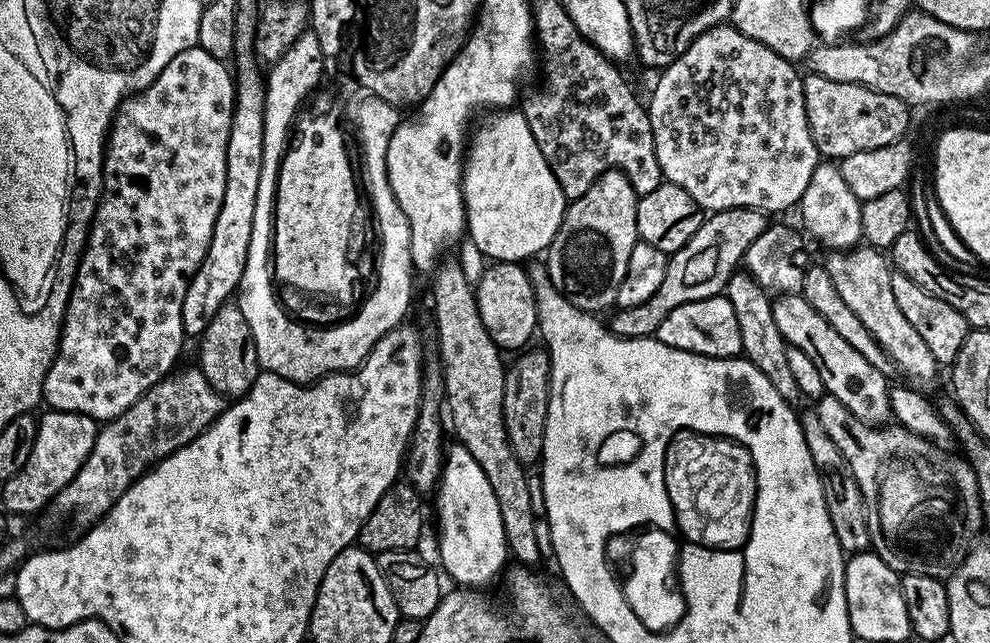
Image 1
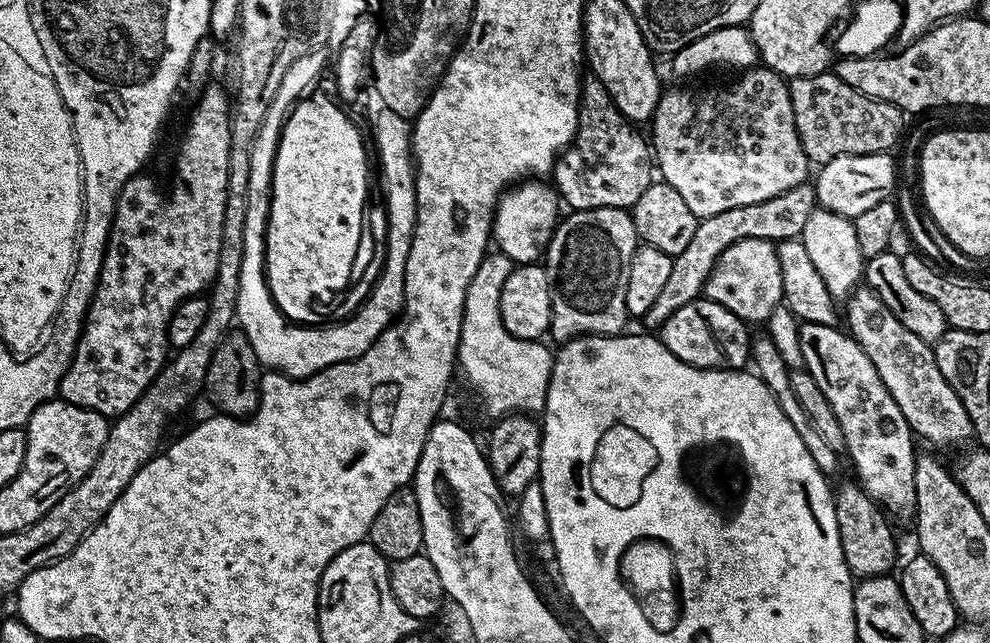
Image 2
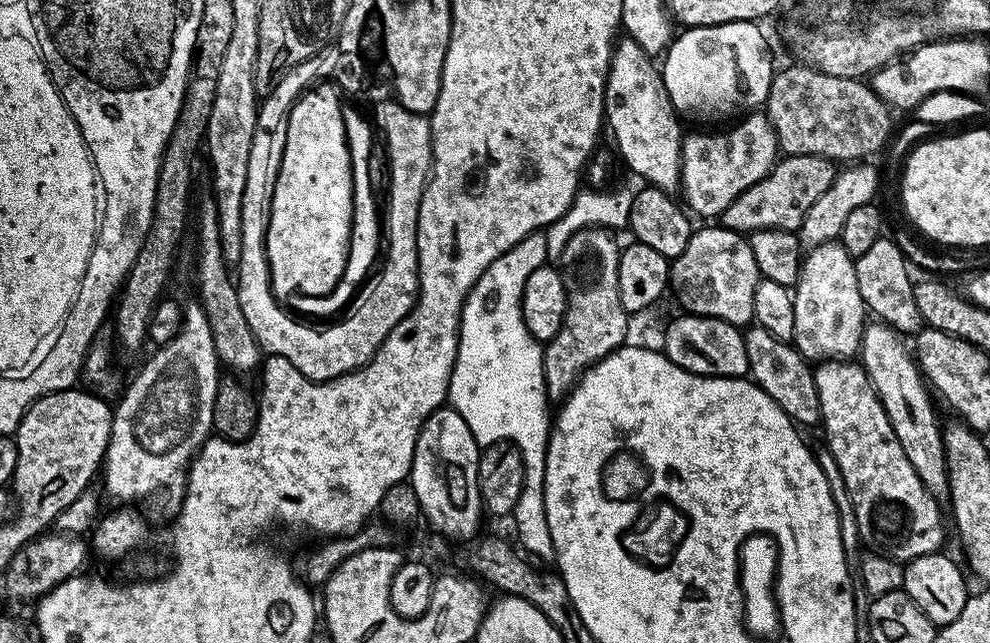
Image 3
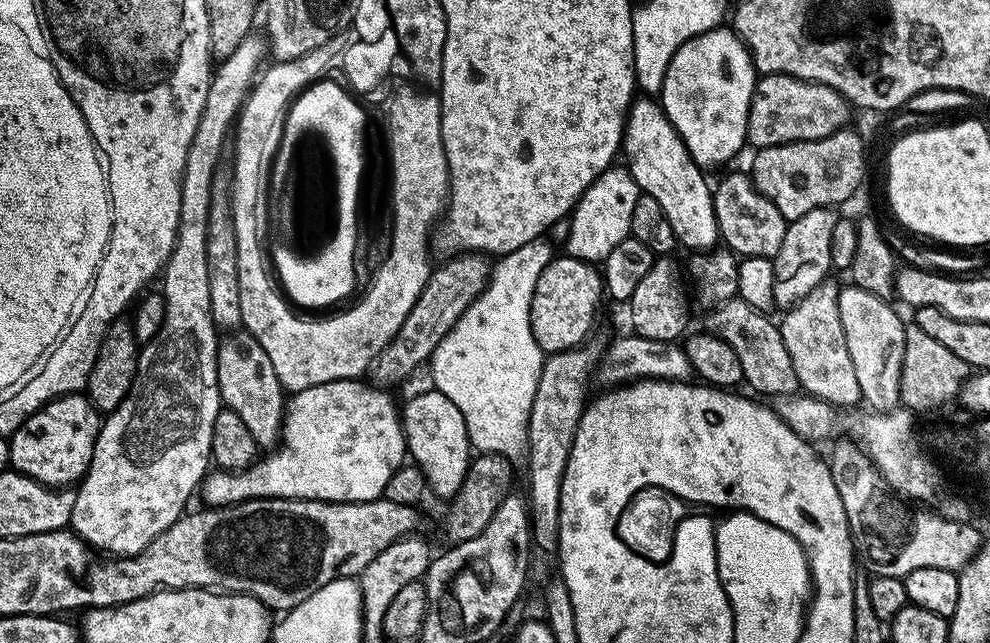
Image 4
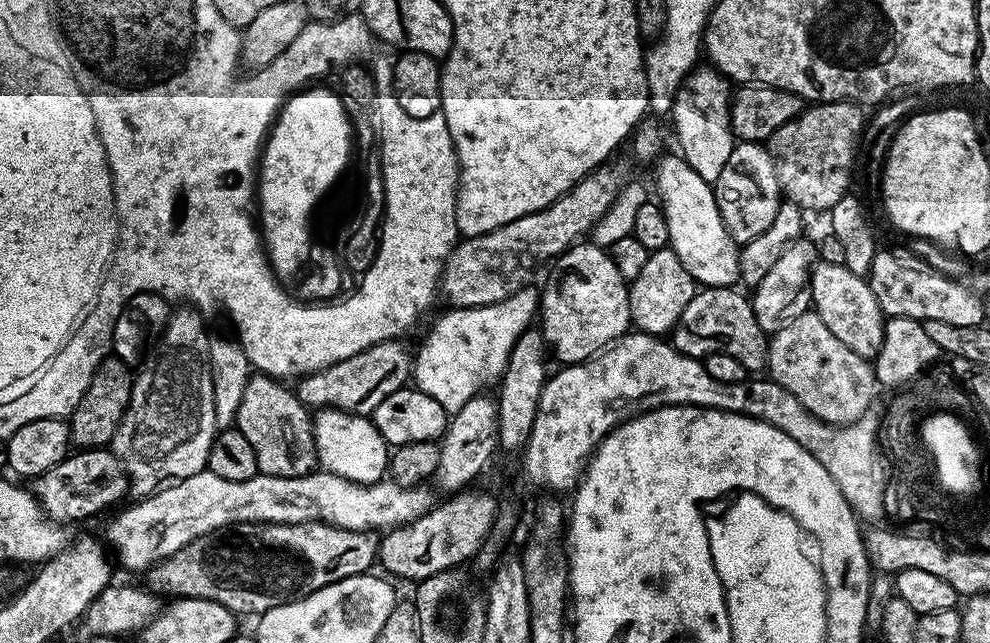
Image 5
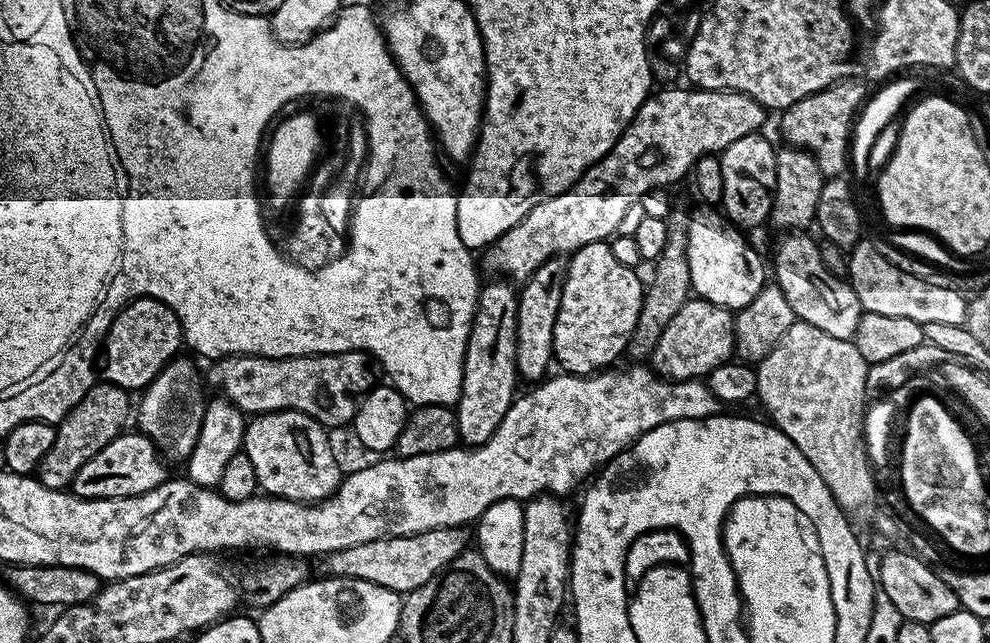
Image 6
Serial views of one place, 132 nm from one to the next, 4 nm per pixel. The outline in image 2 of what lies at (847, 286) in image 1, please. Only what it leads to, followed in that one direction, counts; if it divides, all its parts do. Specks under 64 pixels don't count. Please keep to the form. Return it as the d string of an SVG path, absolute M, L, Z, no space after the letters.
M857 286L847 297L848 325L847 331L856 340L874 362L874 370L878 370L878 378L890 390L890 398L898 402L898 410L912 427L913 433L940 448L952 448L955 444L964 444L973 439L970 414L966 414L966 406L958 398L954 386L942 378L942 370L938 370L936 353L933 345L922 342L918 334L910 334L890 310L886 310L886 302L874 294L867 286Z

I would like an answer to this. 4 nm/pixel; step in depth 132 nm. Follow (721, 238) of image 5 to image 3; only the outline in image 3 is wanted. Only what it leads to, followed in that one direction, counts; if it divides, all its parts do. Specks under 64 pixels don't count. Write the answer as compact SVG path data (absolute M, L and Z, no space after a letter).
M630 38L617 39L612 49L604 91L604 118L607 131L612 131L616 139L621 158L628 163L634 175L669 194L681 187L681 117L666 94L664 77L657 61Z

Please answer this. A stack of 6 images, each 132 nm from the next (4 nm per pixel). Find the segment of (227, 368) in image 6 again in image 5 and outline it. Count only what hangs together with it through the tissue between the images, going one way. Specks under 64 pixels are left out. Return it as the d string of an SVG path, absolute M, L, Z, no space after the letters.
M399 339L383 340L371 344L366 350L346 358L342 362L334 362L308 376L299 377L294 391L296 397L309 409L337 408L343 412L353 412L355 416L371 417L372 411L382 402L382 398L390 398L394 390L405 387L414 372L414 356Z

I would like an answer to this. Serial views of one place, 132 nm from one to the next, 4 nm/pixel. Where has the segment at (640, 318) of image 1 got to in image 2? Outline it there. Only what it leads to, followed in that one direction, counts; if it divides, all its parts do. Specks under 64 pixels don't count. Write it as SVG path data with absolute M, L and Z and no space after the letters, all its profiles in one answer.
M805 182L794 186L794 190L786 190L766 202L754 202L754 206L734 206L734 210L722 210L722 214L714 214L699 221L694 230L694 238L690 238L690 246L686 246L686 250L682 250L682 254L673 259L666 287L659 292L654 306L646 310L642 318L642 324L648 327L645 329L659 330L670 318L670 314L674 314L674 310L682 310L682 306L692 300L701 299L718 258L731 244L746 238L762 238L773 242L797 239L806 226L806 218L810 218L816 207L818 203L815 187Z

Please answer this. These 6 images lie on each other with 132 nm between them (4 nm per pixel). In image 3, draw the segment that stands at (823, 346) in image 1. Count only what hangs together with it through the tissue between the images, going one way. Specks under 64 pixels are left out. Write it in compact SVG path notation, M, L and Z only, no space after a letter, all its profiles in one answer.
M851 359L826 360L817 363L814 371L816 374L816 385L818 386L820 419L822 421L822 429L824 428L823 443L830 450L830 454L834 454L834 458L838 462L838 470L842 470L842 482L846 482L846 490L850 490L850 502L854 502L854 518L858 522L858 534L860 535L861 545L863 545L865 549L875 550L881 556L889 556L892 560L899 560L901 562L913 560L922 554L941 551L941 549L945 547L943 545L944 516L940 513L941 501L928 493L926 486L922 486L922 478L918 478L914 466L910 466L910 458L906 458L906 453L902 451L902 446L898 446L898 438L894 434L894 426L890 426L890 418L882 406L880 395L874 390L874 386L870 382L870 378L864 373L863 367Z

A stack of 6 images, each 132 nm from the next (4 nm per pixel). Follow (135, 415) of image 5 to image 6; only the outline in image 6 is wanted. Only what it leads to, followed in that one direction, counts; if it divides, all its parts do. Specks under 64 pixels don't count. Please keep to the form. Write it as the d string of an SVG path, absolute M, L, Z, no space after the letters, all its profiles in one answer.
M180 354L143 389L141 396L144 397L141 398L140 404L138 400L139 431L150 437L169 461L187 461L188 455L194 450L194 442L198 442L206 403L203 387L205 388L202 372L199 372L184 354Z

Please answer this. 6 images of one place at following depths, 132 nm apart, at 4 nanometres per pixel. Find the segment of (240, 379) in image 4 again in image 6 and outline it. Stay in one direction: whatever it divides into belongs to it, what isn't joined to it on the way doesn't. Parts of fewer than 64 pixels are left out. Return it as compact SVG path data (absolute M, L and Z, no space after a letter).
M261 412L244 425L242 450L258 474L259 491L280 500L315 504L335 492L342 479L323 424L301 412Z

